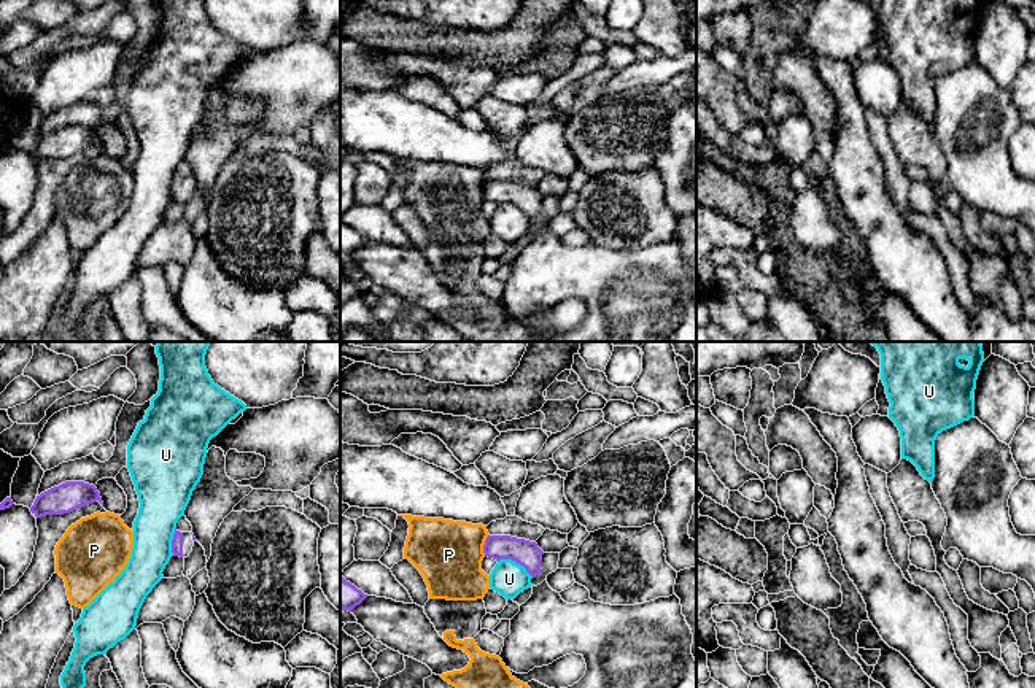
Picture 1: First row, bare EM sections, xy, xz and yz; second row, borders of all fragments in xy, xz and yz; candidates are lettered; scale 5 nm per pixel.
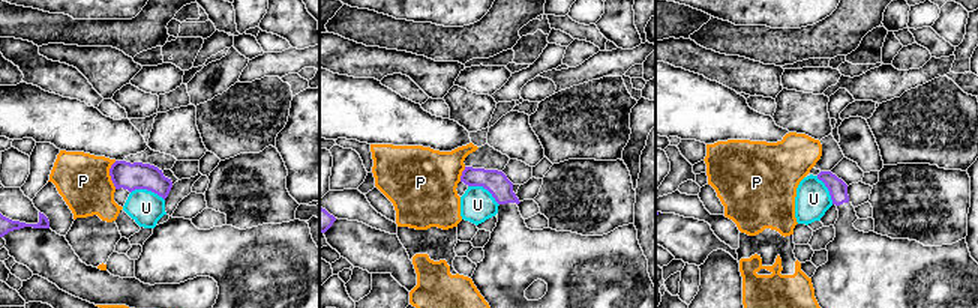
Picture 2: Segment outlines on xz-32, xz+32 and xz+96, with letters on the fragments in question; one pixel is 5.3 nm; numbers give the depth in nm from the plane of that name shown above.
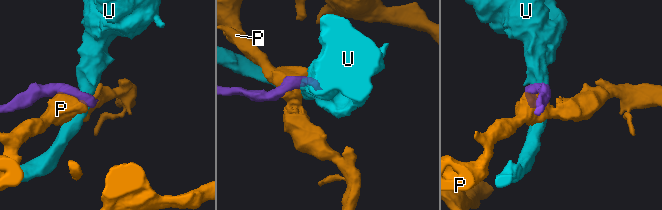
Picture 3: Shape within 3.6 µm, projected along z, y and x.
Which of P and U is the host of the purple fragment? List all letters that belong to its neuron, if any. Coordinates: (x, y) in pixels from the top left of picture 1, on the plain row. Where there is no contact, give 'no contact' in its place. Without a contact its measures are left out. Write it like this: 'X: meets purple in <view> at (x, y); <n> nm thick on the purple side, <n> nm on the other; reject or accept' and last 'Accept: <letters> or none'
P: meets purple in xz at (484, 189); 130 nm thick on the purple side, 340 nm on the other; reject
U: meets purple in xz at (515, 205); 130 nm thick on the purple side, 180 nm on the other; reject
Accept: none

